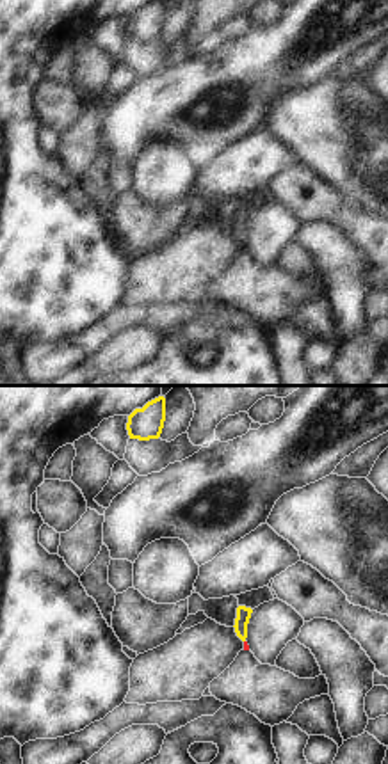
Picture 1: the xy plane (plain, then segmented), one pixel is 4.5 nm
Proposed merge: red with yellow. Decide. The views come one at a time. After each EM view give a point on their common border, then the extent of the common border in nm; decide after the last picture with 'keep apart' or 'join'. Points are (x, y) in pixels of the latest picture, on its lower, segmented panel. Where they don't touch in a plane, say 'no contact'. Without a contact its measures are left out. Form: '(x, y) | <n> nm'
no contact

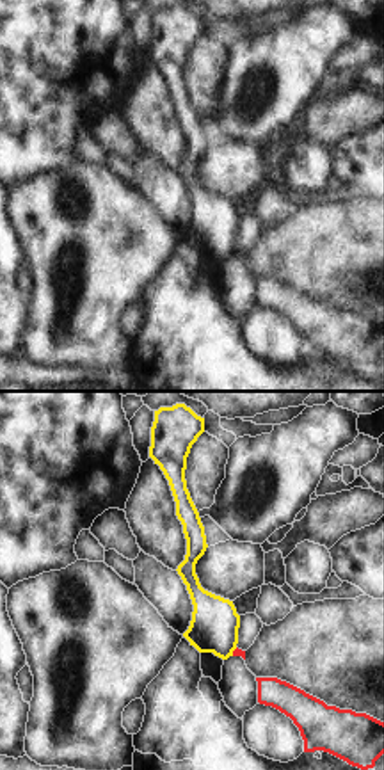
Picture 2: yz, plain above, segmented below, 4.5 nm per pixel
(233, 651) | 50 nm

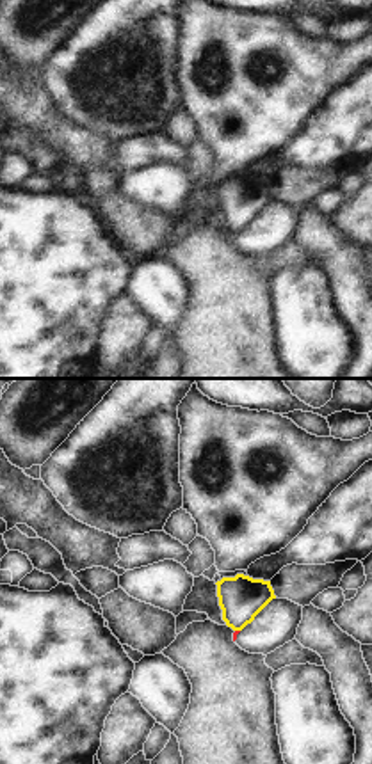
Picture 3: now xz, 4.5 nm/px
(237, 631) | 30 nm

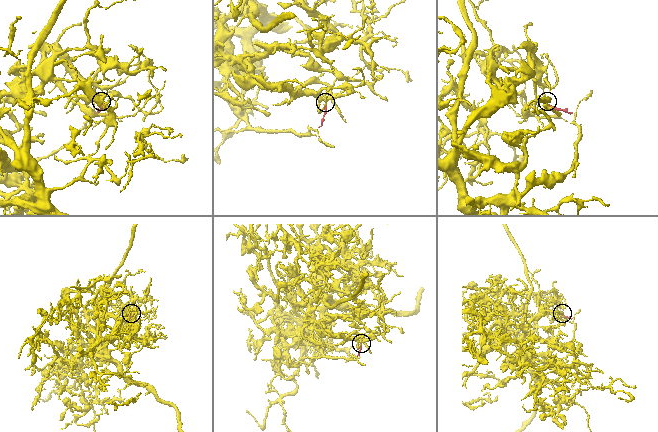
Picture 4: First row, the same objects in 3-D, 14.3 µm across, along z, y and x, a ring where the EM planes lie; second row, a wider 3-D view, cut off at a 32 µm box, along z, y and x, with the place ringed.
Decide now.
keep apart

